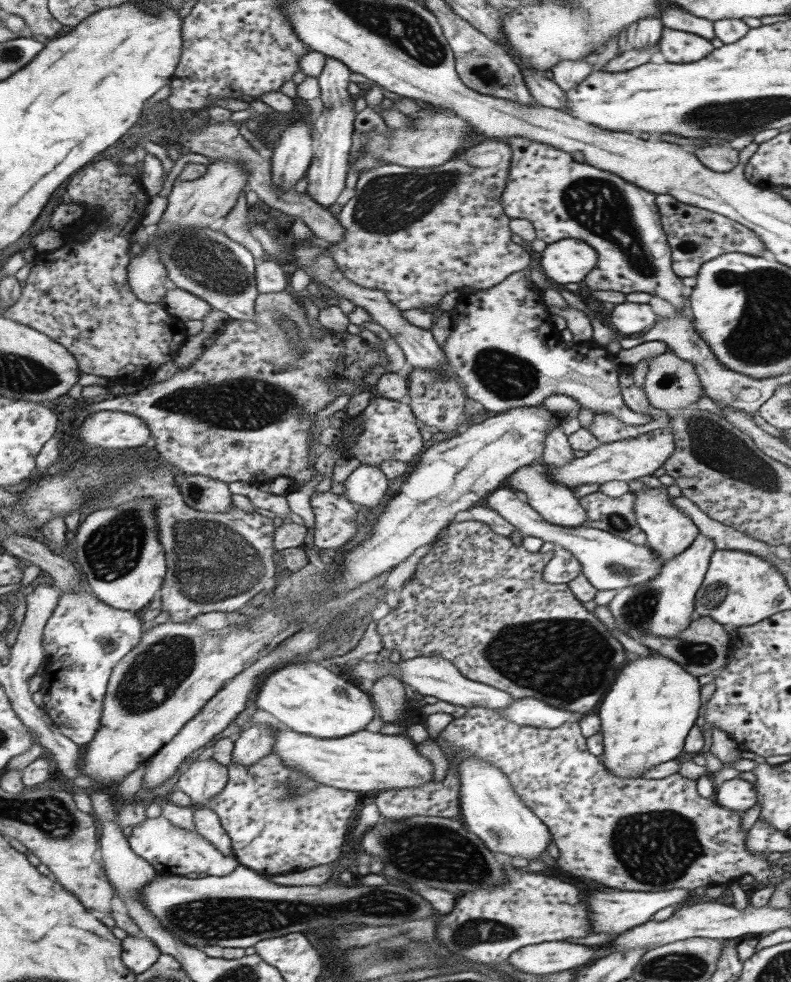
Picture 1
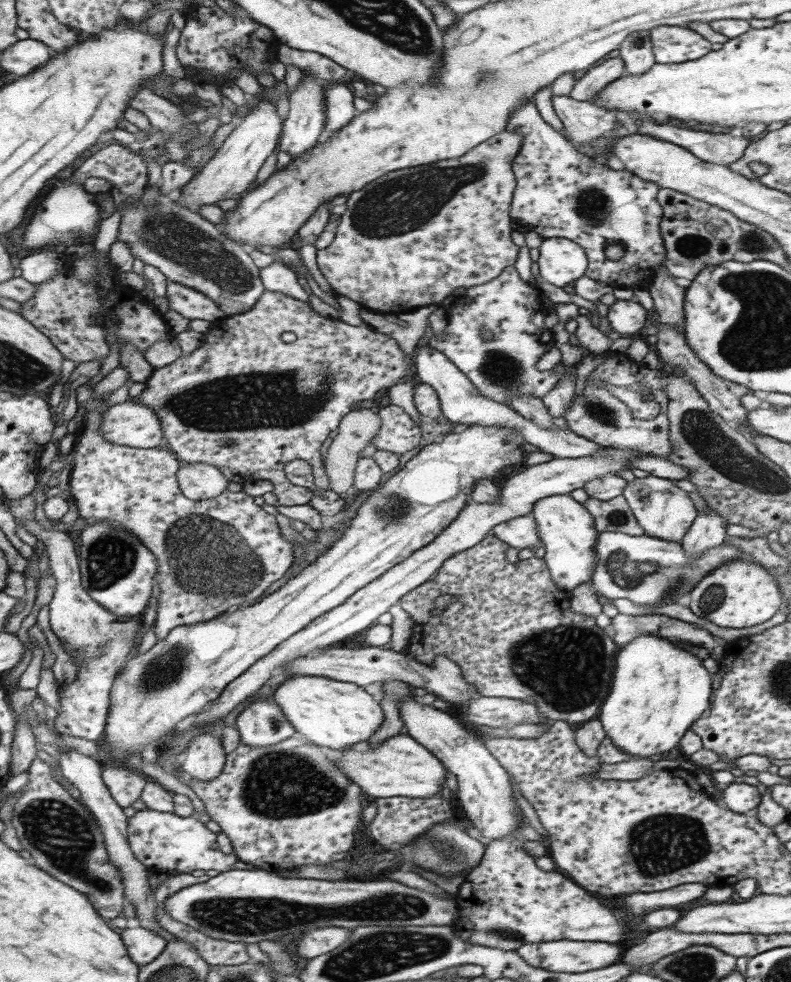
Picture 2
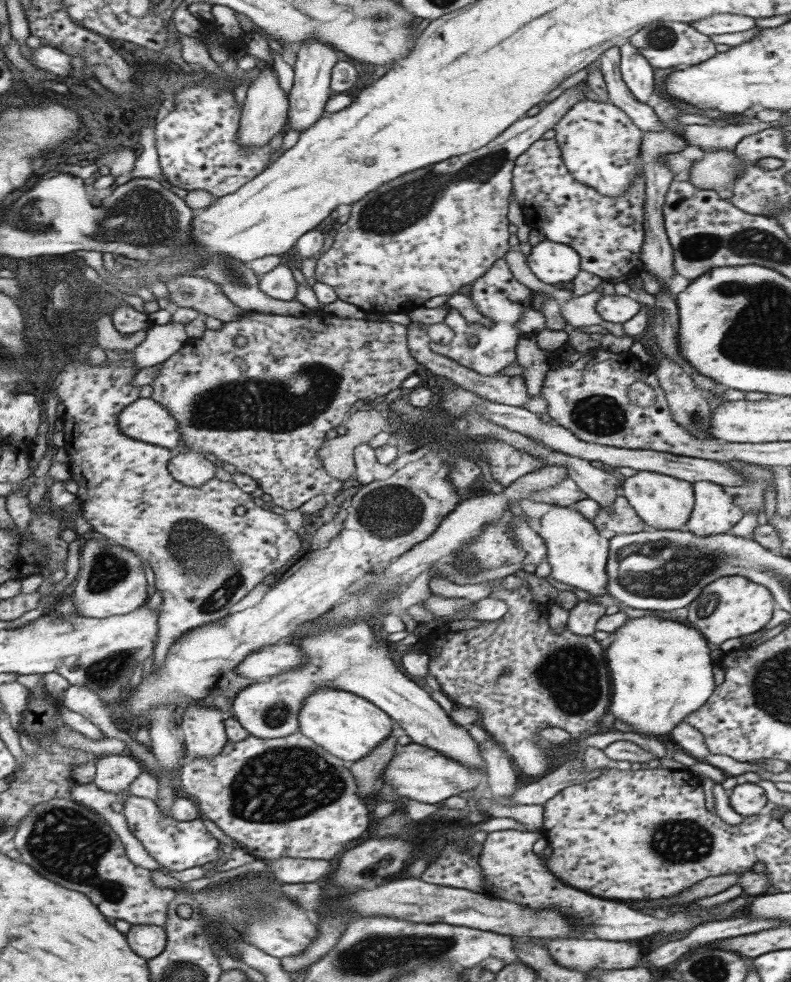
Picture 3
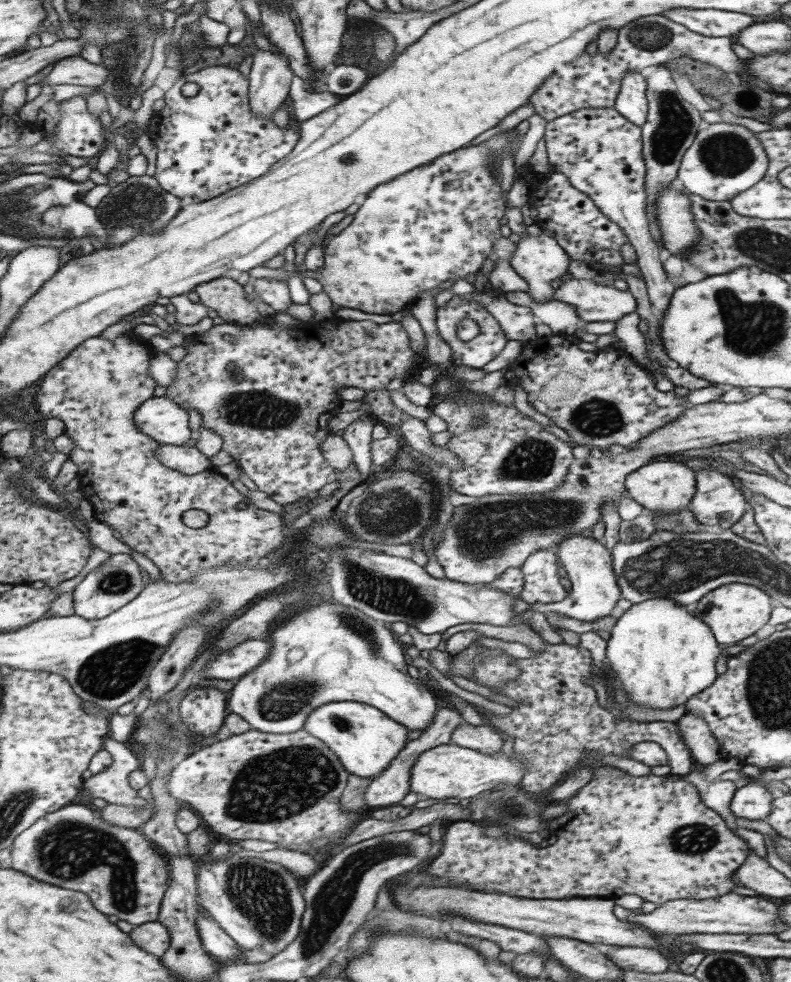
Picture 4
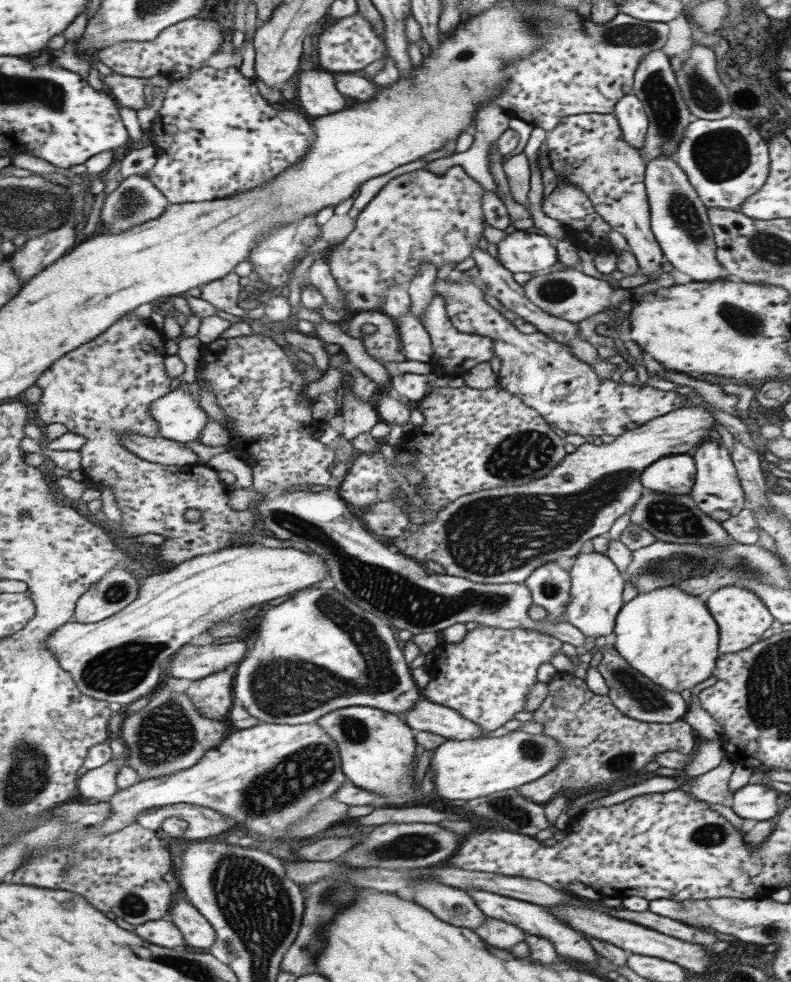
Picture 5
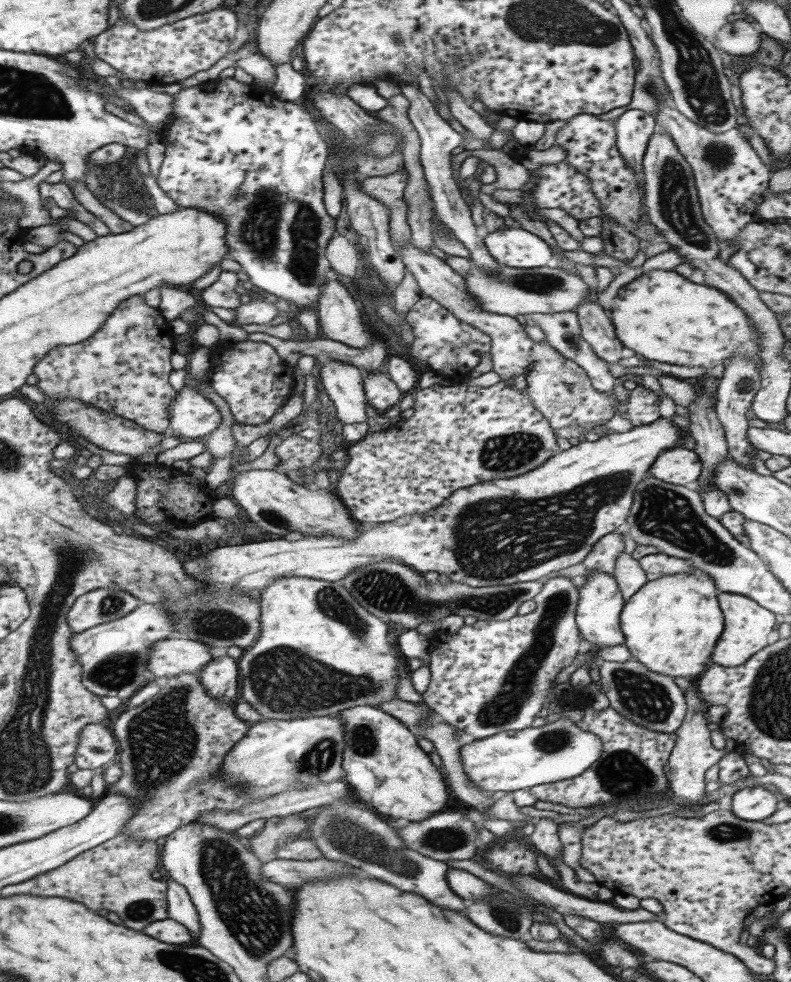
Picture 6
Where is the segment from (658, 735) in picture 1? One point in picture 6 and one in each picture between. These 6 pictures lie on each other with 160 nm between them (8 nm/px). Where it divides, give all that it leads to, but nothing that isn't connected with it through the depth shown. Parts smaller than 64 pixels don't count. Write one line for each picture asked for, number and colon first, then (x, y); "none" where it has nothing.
2: (658, 690)
3: (660, 670)
4: (662, 655)
5: (668, 636)
6: (670, 625)

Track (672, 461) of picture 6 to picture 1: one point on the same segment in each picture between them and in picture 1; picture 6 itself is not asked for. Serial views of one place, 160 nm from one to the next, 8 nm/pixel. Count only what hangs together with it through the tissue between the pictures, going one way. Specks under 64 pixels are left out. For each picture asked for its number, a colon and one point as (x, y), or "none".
1: (668, 532)
2: (661, 509)
3: (662, 502)
4: (666, 485)
5: (674, 474)

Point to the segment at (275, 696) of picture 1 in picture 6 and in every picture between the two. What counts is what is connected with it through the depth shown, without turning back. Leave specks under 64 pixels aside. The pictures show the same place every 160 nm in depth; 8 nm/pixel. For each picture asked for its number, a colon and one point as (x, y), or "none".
2: (330, 713)
3: (347, 725)
4: (364, 738)
5: (376, 749)
6: (387, 771)

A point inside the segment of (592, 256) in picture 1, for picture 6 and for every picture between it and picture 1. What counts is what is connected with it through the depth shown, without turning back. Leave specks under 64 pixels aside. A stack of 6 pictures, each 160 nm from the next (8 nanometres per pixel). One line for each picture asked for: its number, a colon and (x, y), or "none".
2: (560, 261)
3: (550, 262)
4: (538, 259)
5: (519, 251)
6: (514, 247)

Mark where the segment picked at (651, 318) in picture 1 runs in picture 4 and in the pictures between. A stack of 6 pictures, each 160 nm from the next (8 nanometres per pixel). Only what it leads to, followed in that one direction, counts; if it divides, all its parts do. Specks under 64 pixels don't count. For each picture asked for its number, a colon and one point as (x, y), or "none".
2: (625, 316)
3: (617, 309)
4: (592, 302)

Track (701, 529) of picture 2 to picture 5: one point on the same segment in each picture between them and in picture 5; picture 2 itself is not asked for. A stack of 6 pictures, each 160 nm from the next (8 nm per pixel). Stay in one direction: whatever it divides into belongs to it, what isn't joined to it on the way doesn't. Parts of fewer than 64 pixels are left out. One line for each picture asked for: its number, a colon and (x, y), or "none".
3: (713, 512)
4: (716, 501)
5: (716, 491)

